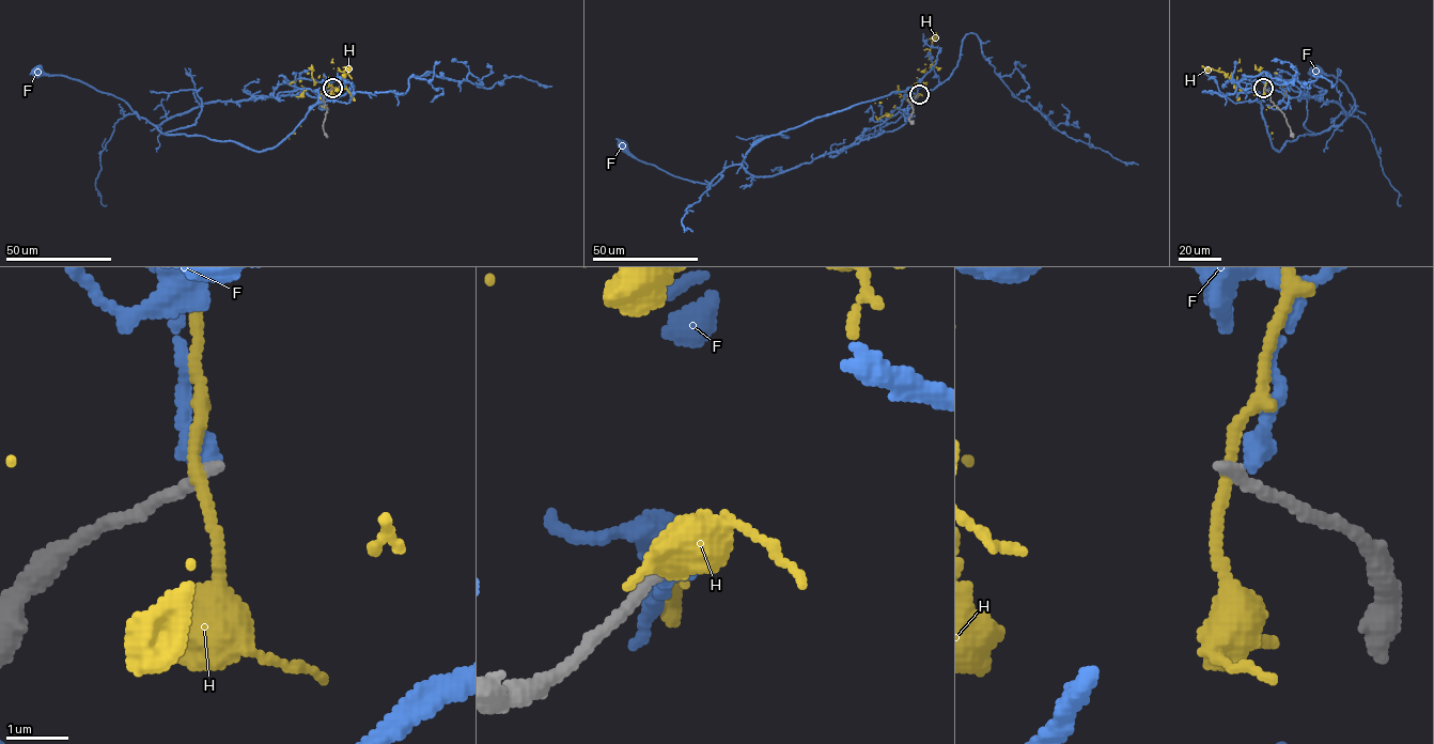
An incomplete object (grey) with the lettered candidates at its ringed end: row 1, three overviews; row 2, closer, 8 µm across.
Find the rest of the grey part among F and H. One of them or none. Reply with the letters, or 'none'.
none

